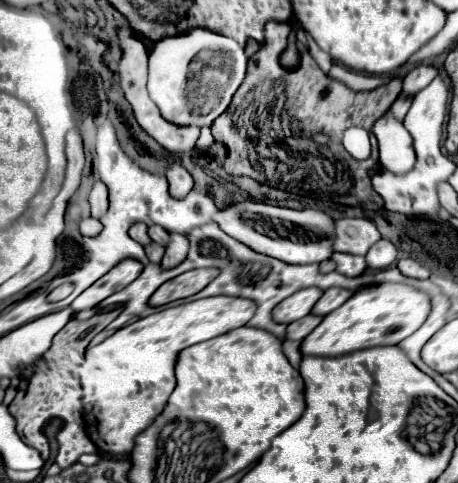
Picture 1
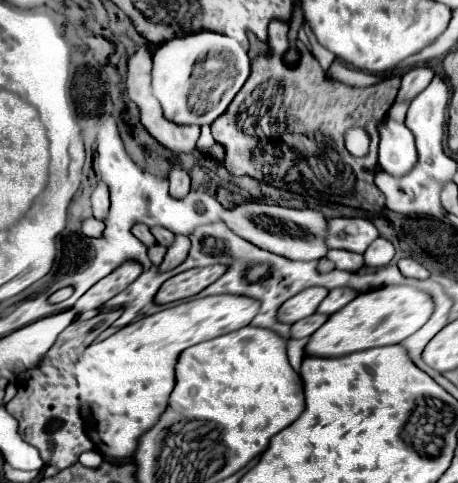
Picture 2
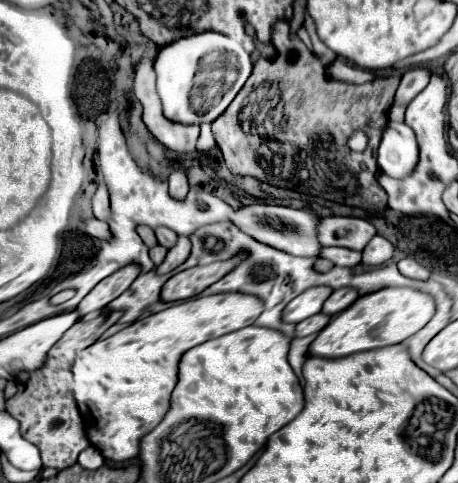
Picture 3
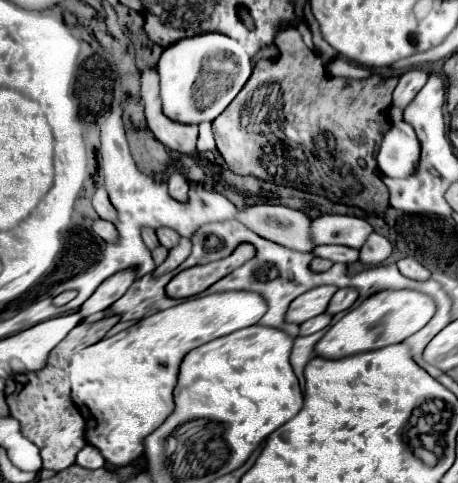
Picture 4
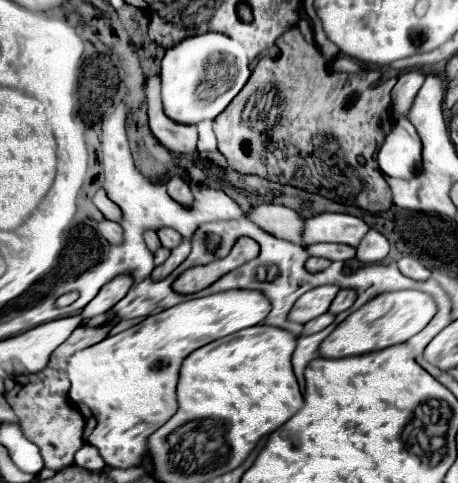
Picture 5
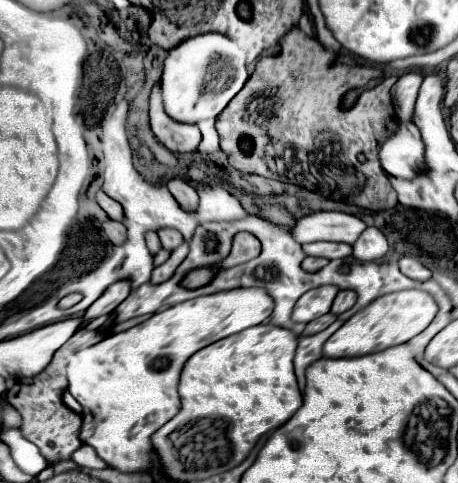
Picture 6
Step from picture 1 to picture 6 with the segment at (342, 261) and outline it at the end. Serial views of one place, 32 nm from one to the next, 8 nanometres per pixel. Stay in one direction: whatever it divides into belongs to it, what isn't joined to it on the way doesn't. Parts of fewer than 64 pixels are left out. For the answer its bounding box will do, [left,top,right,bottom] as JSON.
[302,242,352,258]

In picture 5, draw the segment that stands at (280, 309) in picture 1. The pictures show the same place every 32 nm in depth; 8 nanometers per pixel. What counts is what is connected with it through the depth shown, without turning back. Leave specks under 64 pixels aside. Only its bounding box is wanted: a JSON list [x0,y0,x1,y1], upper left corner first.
[288,286,338,324]

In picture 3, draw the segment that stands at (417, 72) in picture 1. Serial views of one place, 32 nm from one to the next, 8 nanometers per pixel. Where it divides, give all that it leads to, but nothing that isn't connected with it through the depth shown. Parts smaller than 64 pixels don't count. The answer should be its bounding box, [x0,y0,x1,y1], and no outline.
[394,68,430,106]

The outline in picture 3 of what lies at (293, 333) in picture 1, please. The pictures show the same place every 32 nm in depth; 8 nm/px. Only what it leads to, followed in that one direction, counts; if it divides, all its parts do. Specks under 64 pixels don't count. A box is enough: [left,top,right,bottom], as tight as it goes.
[296,314,330,336]

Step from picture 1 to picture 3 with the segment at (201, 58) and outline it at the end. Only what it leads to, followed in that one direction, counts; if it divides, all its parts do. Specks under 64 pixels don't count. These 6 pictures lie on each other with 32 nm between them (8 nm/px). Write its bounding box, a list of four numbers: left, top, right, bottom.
[154,32,252,124]

